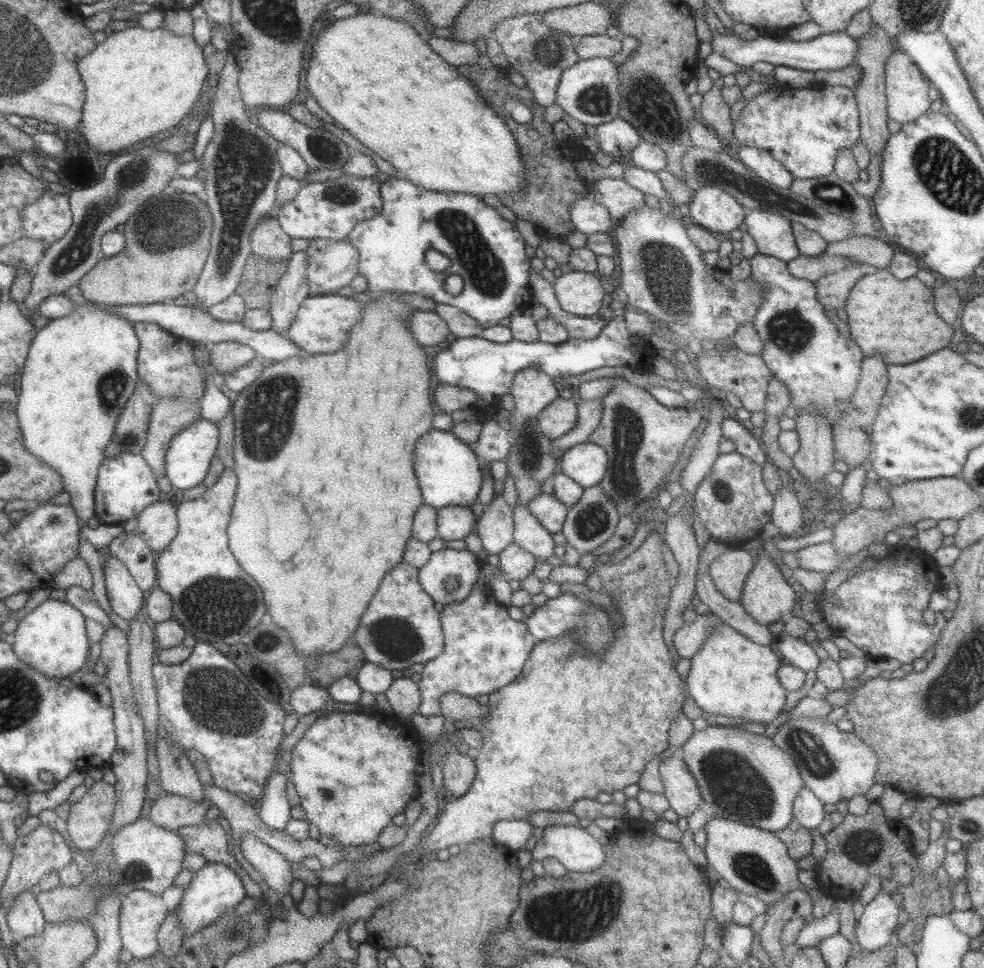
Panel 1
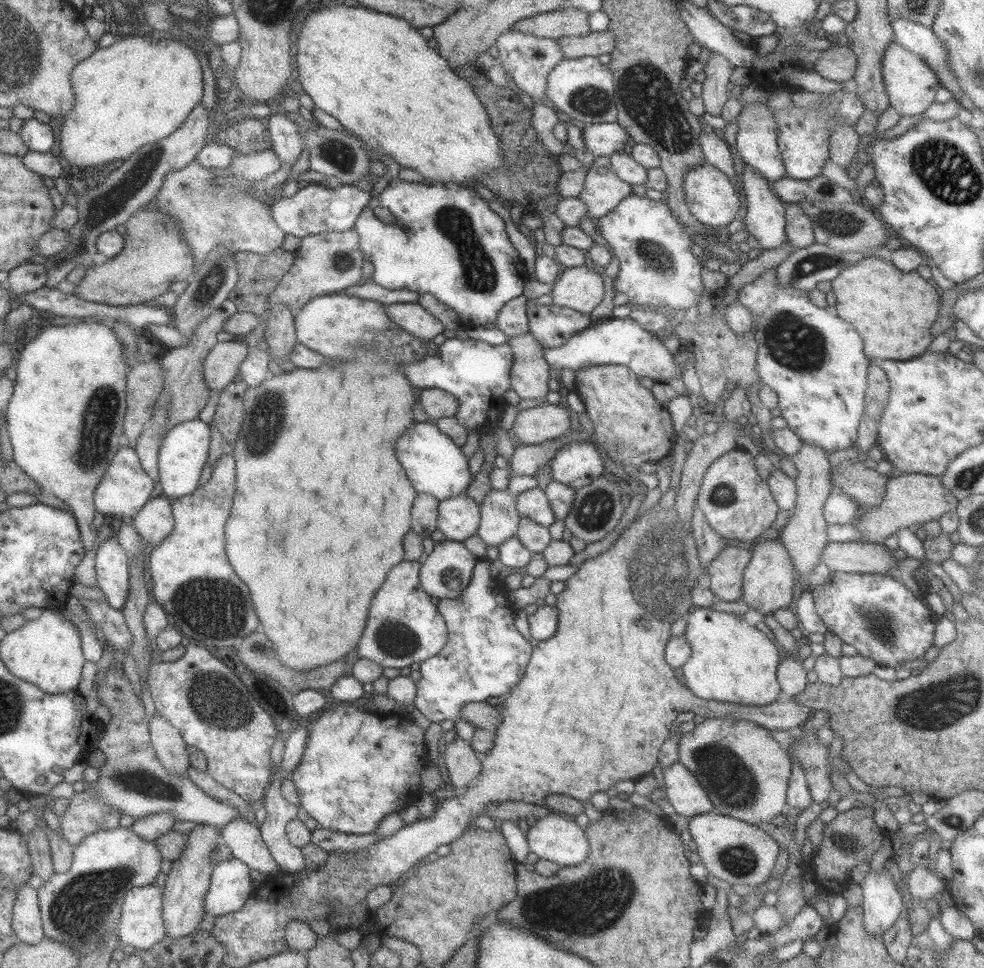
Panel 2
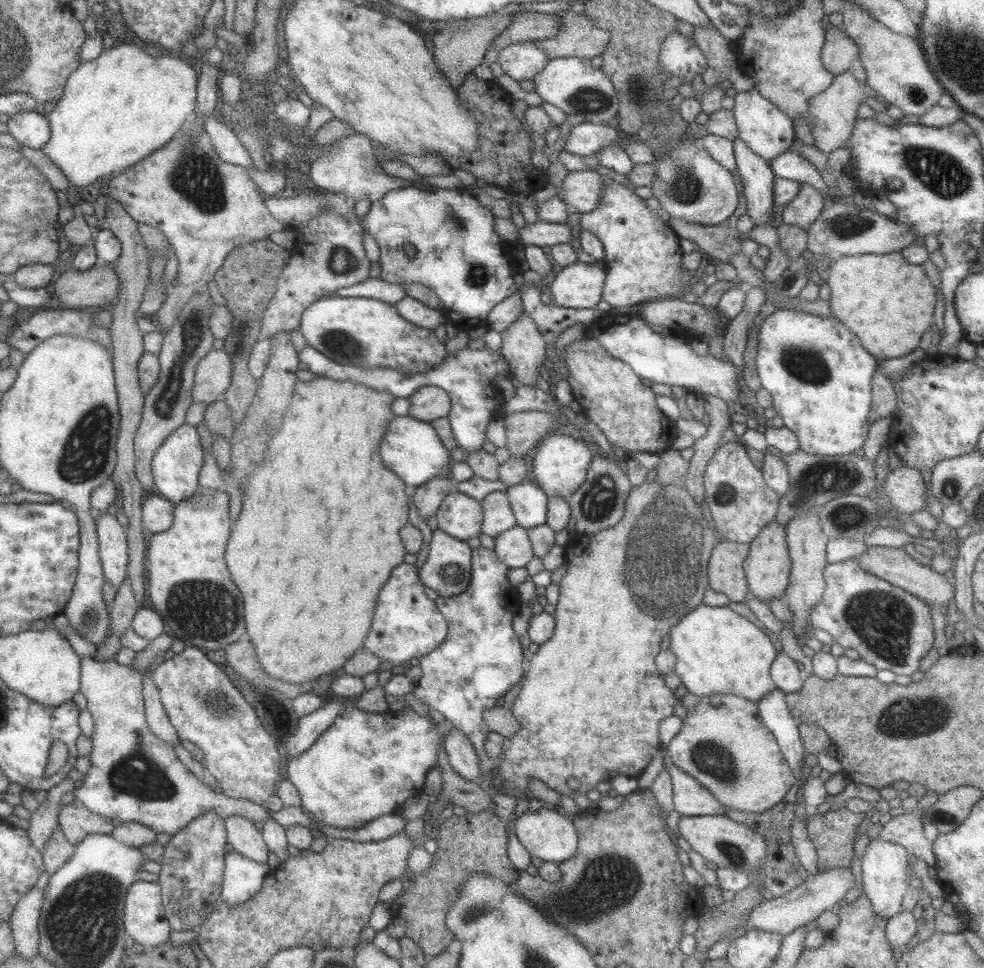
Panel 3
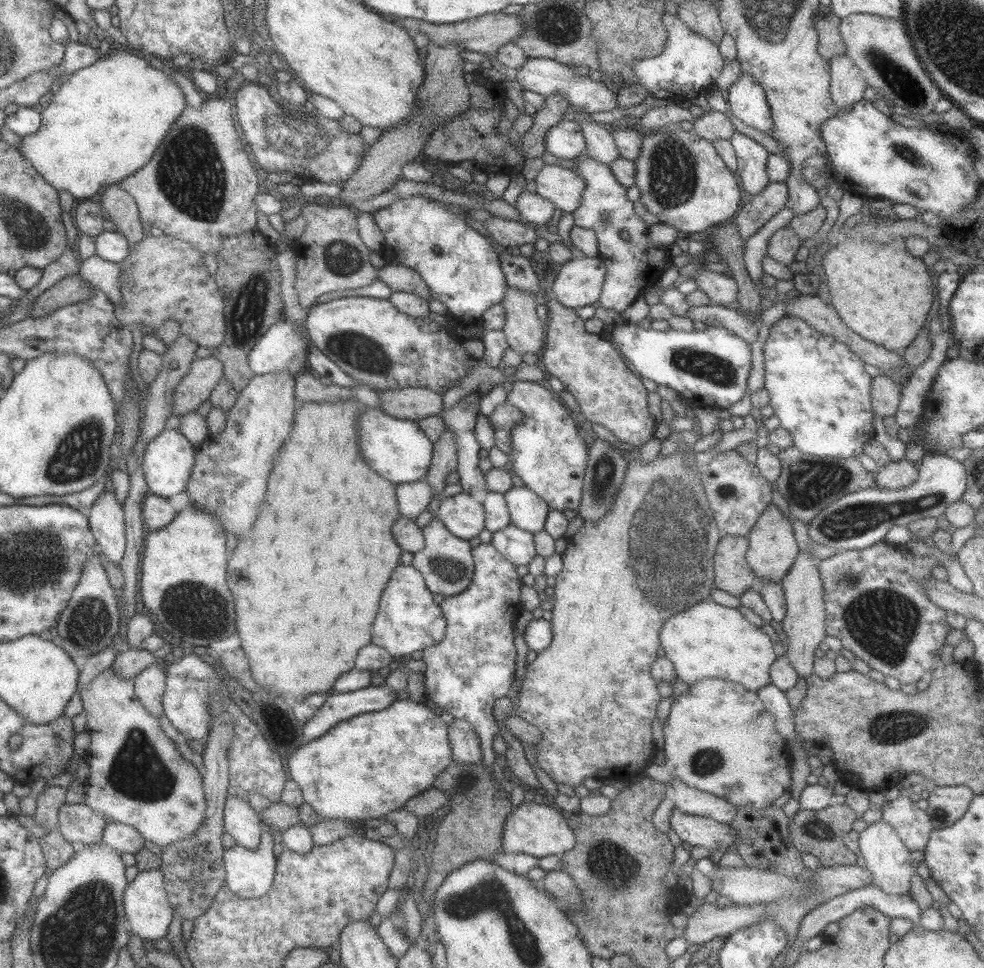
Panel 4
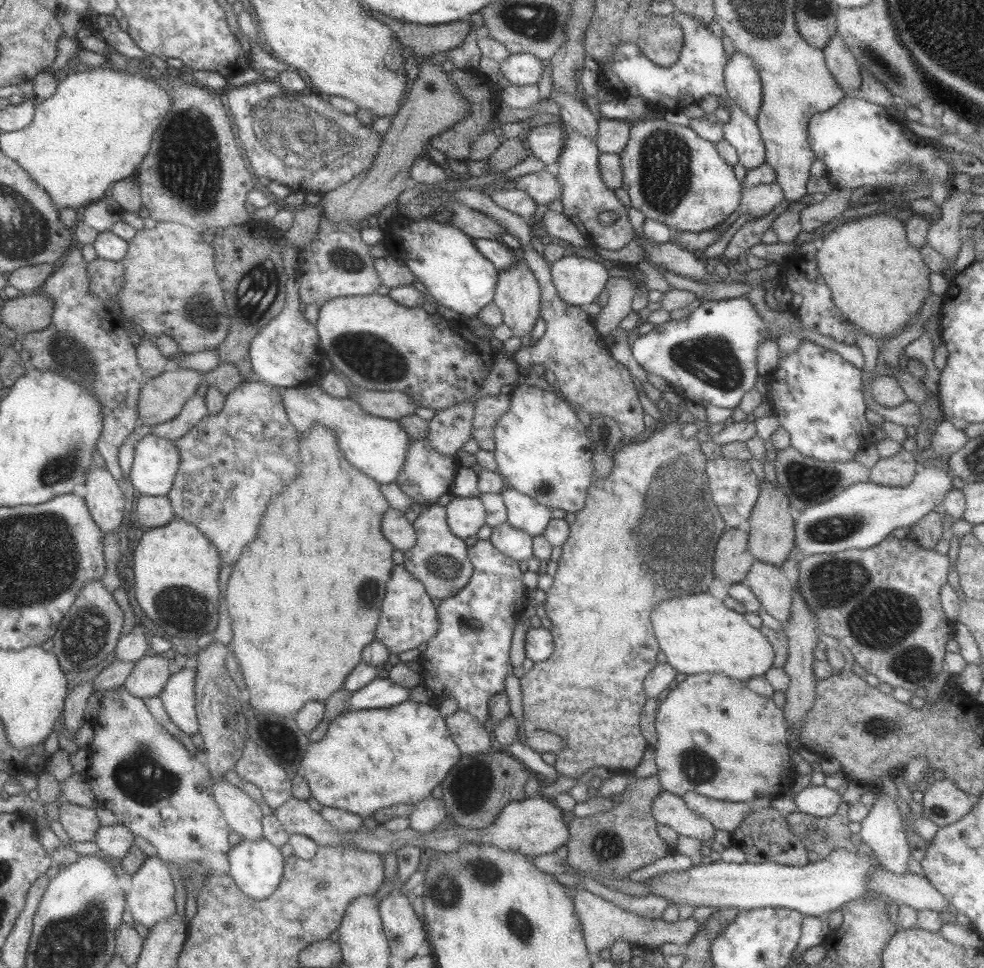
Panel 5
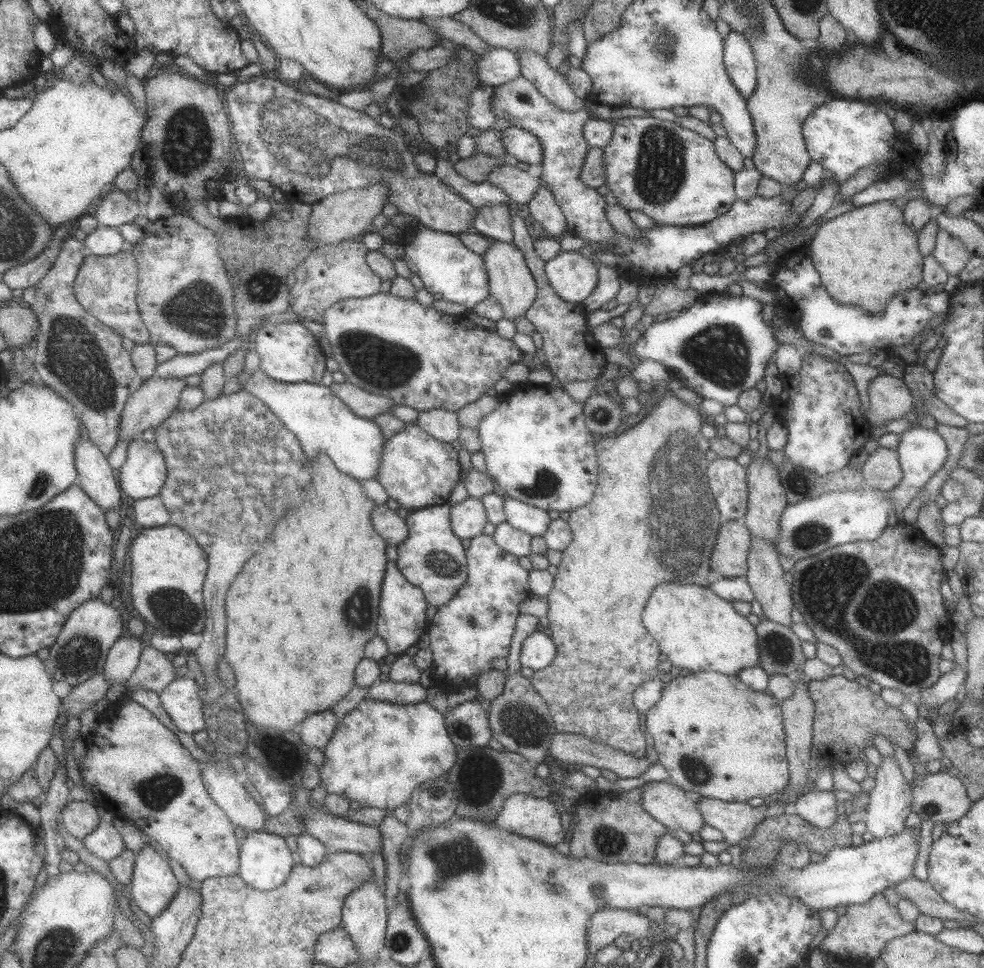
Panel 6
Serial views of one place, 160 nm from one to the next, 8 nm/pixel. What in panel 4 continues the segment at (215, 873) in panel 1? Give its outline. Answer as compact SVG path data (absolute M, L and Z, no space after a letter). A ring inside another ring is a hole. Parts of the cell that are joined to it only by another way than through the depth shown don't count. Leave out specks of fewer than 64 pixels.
M264 828L261 843L255 849L236 844L225 850L225 882L234 894L243 899L254 899L272 888L278 863L274 844L272 835Z

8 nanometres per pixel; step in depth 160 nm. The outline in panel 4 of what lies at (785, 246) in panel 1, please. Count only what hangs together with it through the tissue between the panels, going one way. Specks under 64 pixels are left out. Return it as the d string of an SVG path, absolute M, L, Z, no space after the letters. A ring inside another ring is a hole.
M734 131L730 143L735 149L738 165L739 184L747 195L762 192L770 184L767 172L769 153L756 140Z

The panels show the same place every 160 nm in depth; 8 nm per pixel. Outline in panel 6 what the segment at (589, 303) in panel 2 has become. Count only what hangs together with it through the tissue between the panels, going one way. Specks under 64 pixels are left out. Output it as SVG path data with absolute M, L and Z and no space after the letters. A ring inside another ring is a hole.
M560 252L546 261L550 286L566 302L582 303L598 284L598 269L578 252Z

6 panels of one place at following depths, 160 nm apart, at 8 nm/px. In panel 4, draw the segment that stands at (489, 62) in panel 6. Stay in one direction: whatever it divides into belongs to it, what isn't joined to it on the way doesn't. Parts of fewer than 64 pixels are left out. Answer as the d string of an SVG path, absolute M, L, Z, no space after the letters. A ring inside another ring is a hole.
M528 57L526 62L518 69L512 70L511 76L519 82L524 89L540 94L544 97L562 93L571 105L588 114L609 112L618 106L617 93L605 85L601 80L592 80L589 75L575 75L573 66L562 64L555 60Z

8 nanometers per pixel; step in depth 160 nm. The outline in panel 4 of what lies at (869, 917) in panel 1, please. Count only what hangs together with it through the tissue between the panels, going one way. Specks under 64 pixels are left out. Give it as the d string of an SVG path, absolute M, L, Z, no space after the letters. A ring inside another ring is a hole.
M884 819L869 824L859 836L859 849L865 858L866 868L872 880L882 892L891 895L909 895L912 876L917 873L913 864L911 850L902 842L898 833Z

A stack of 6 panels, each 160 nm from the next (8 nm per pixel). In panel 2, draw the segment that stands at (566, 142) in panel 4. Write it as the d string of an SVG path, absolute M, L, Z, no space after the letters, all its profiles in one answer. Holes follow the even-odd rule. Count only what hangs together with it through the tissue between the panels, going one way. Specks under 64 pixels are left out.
M618 122L586 124L583 129L586 151L595 158L610 157L616 152L626 152L632 142L628 131Z

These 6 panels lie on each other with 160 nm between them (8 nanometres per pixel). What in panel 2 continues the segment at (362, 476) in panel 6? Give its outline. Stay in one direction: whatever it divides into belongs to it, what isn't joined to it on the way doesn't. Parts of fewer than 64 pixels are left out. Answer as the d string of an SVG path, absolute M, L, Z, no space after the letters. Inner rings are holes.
M416 421L407 426L395 442L394 452L418 493L431 494L441 501L466 491L472 483L468 458L463 455L460 445L440 432L435 422Z

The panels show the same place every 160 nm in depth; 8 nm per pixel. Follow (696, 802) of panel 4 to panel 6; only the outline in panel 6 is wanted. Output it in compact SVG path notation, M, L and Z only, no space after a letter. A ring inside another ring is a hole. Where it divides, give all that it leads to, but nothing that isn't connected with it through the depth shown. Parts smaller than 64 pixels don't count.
M706 796L696 797L696 801L705 824L720 830L728 846L741 845L747 830L767 817L769 807L766 803L752 807L746 802L726 802Z

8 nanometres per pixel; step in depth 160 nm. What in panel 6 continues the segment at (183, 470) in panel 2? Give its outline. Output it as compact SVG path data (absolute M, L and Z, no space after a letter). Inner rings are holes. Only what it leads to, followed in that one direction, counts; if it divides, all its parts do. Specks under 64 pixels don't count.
M139 437L128 444L126 461L119 470L123 494L134 500L158 495L167 475L161 450Z

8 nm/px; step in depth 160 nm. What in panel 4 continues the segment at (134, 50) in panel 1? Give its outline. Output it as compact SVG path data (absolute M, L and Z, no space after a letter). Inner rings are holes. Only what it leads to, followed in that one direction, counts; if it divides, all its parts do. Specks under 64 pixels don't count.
M114 47L111 52L102 58L99 58L94 64L86 68L81 68L71 75L65 77L58 83L54 89L54 96L51 102L46 108L40 109L42 116L42 125L38 128L38 132L30 134L30 136L24 136L20 140L20 146L18 151L32 163L32 166L42 175L46 183L52 185L56 191L68 191L72 197L76 200L83 201L89 200L90 197L96 195L100 188L108 188L110 185L122 183L122 180L126 177L135 174L138 170L141 170L143 166L150 163L150 160L154 157L158 146L162 144L164 136L167 136L172 128L172 124L182 116L182 112L187 108L187 100L185 99L184 93L180 90L180 87L171 80L171 73L165 70L158 70L153 68L148 57L133 50L125 50L124 52L118 52L120 47Z

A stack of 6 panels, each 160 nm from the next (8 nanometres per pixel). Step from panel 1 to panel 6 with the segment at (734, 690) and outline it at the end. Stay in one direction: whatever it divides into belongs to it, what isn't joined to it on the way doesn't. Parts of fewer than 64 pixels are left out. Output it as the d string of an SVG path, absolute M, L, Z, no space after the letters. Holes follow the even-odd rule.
M668 581L658 584L642 614L646 630L660 644L672 665L691 672L711 671L737 676L742 670L758 666L758 633L746 616L719 598L709 587Z

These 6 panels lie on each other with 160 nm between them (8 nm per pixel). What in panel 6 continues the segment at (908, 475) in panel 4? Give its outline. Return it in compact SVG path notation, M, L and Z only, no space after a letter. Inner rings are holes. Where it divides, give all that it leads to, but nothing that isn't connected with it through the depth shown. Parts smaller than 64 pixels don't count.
M882 446L869 454L861 471L867 486L884 491L897 486L903 477L897 454L896 449Z

